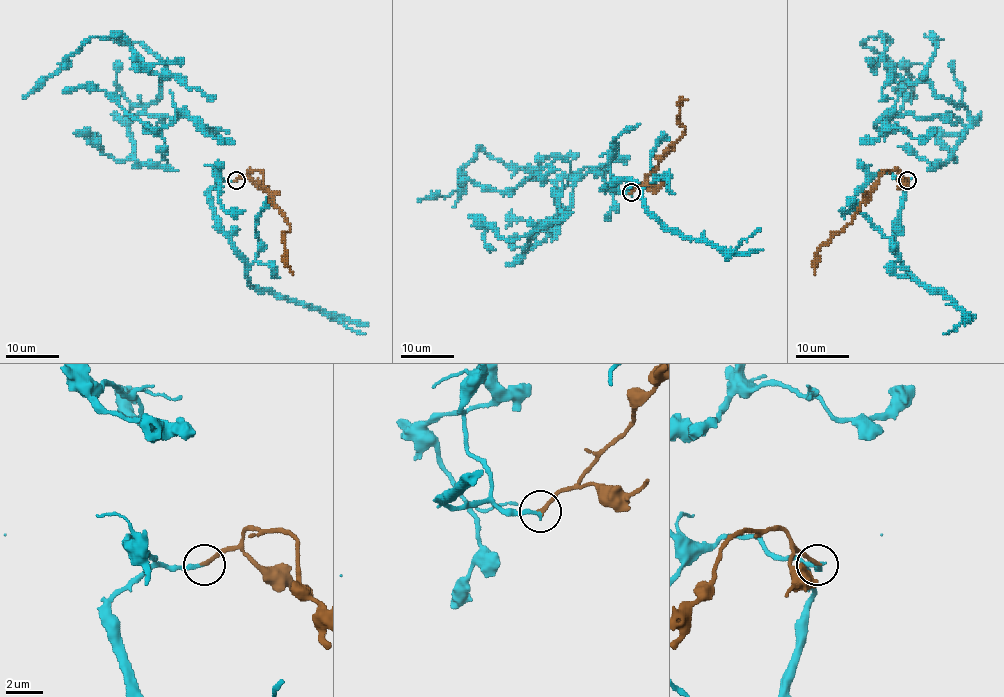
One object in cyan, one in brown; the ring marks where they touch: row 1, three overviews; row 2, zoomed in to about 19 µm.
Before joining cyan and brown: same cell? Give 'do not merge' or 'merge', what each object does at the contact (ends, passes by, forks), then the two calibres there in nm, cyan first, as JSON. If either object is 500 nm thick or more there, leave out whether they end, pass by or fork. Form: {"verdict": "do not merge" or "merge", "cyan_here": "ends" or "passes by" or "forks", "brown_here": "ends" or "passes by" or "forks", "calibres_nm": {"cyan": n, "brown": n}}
{"verdict": "merge", "cyan_here": "ends", "brown_here": "ends", "calibres_nm": {"cyan": 240, "brown": 220}}

